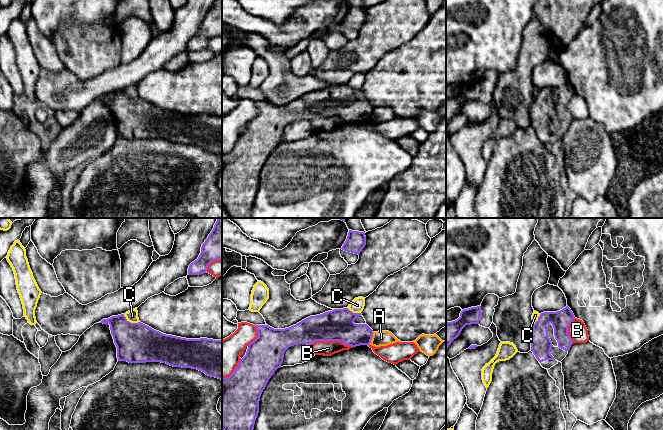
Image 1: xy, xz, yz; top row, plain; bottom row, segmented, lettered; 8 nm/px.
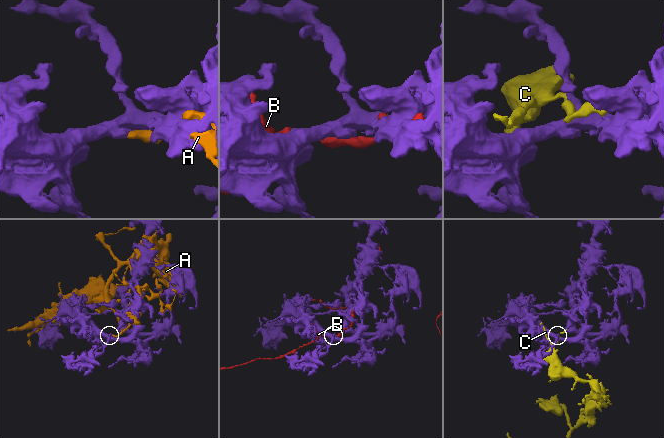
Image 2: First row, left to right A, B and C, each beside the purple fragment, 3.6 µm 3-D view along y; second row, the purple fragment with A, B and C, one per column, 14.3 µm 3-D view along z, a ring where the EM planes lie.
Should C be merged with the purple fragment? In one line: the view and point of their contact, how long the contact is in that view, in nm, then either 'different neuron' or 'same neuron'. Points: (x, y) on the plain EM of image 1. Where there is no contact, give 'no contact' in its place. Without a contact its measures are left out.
meets purple in xy at (130, 98); contact 150 nm long; different neuron

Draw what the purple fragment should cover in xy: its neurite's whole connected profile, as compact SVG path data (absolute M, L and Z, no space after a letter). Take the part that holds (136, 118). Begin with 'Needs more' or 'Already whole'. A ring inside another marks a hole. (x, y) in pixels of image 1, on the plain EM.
Already whole. M124 90L103 95L100 99L110 101L117 123L118 137L129 139L161 138L173 143L192 144L222 156L222 116L207 114L186 115L166 111L138 98L129 98Z

